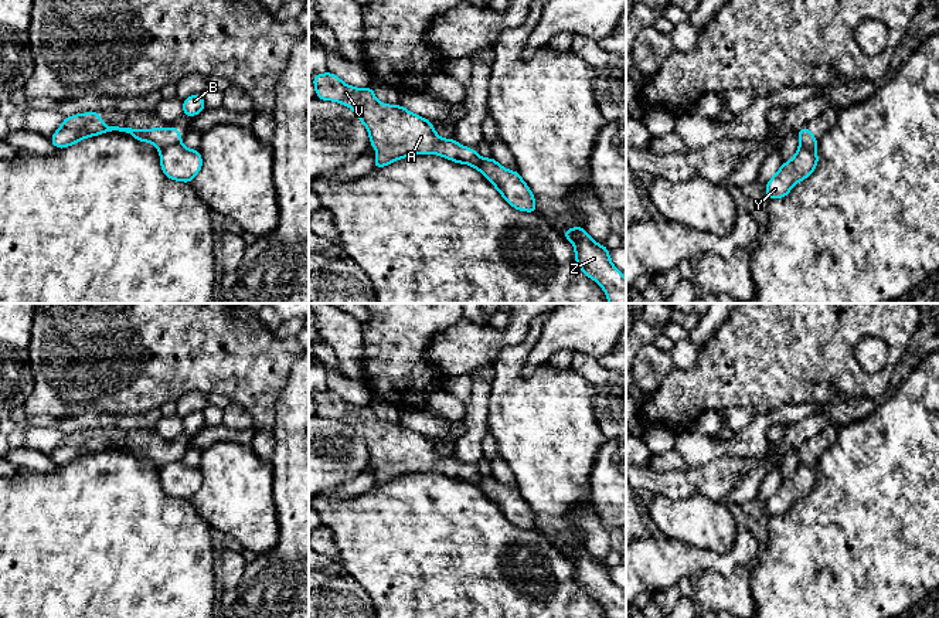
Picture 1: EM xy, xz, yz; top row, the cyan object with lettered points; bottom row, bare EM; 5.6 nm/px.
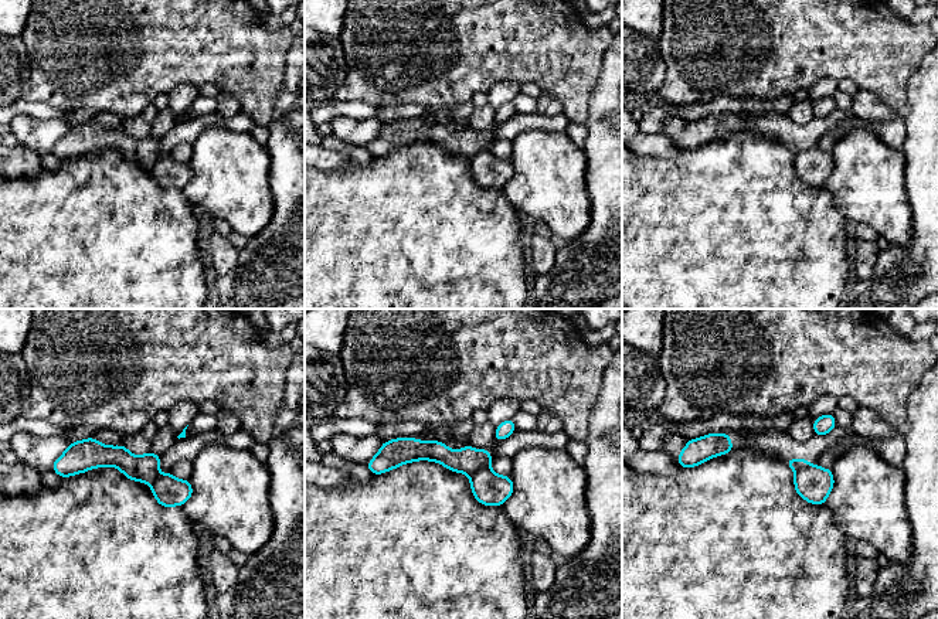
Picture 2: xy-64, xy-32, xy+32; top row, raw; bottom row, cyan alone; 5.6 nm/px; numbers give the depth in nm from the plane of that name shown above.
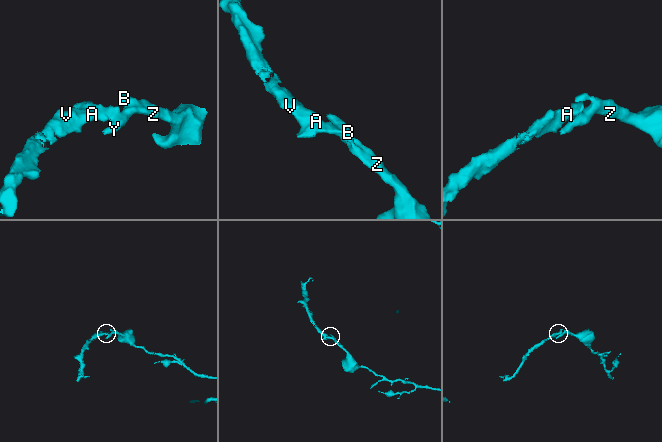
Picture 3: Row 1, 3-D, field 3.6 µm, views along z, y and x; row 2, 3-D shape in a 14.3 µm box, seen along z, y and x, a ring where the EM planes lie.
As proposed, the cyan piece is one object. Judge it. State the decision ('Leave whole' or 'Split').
Split

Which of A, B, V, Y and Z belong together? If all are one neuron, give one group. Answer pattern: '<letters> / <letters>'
A V / B Y Z

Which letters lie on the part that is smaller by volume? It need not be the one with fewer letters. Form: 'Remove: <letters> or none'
Remove: A, V

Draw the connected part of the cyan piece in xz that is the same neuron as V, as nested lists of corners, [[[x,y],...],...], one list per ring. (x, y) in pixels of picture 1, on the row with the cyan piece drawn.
[[[329,71],[312,78],[317,98],[351,108],[367,126],[370,146],[378,152],[375,169],[416,153],[435,153],[482,172],[482,159],[474,149],[460,146],[455,139],[440,139],[429,120],[401,105],[380,103],[372,88],[350,86]]]

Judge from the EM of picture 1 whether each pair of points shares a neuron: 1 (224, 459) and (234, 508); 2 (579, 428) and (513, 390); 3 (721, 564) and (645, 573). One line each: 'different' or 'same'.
1: same
2: same
3: same

